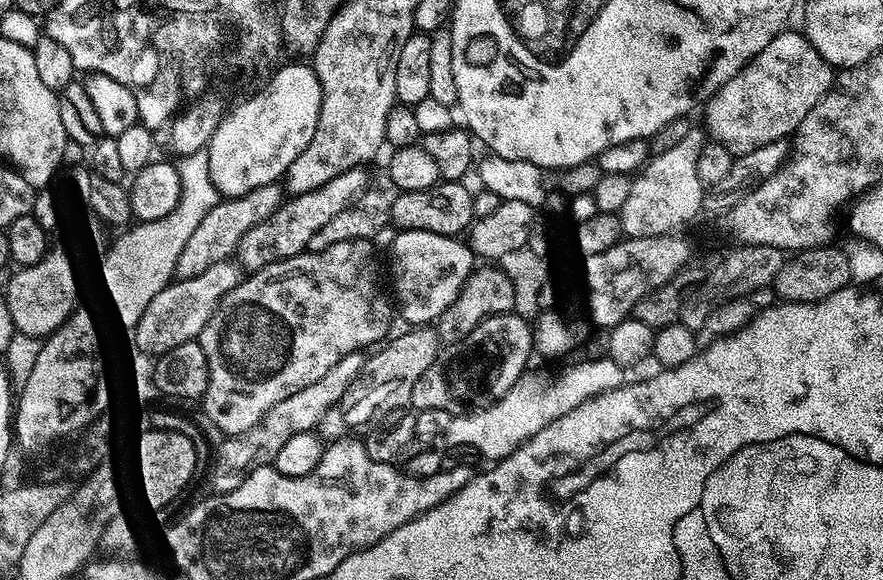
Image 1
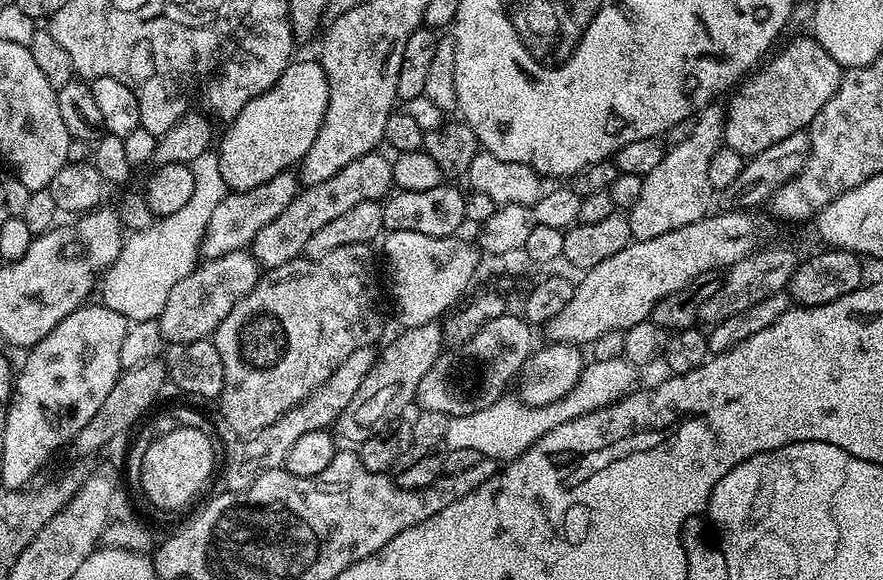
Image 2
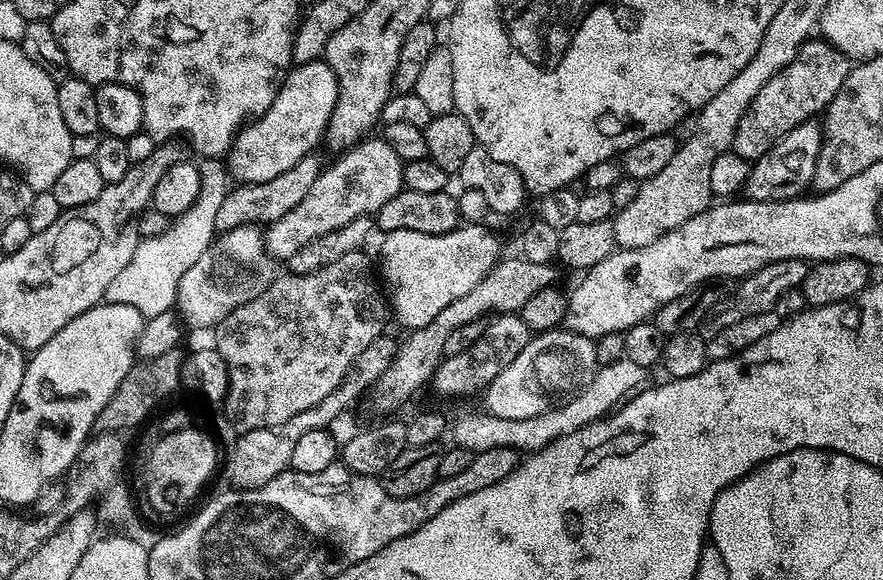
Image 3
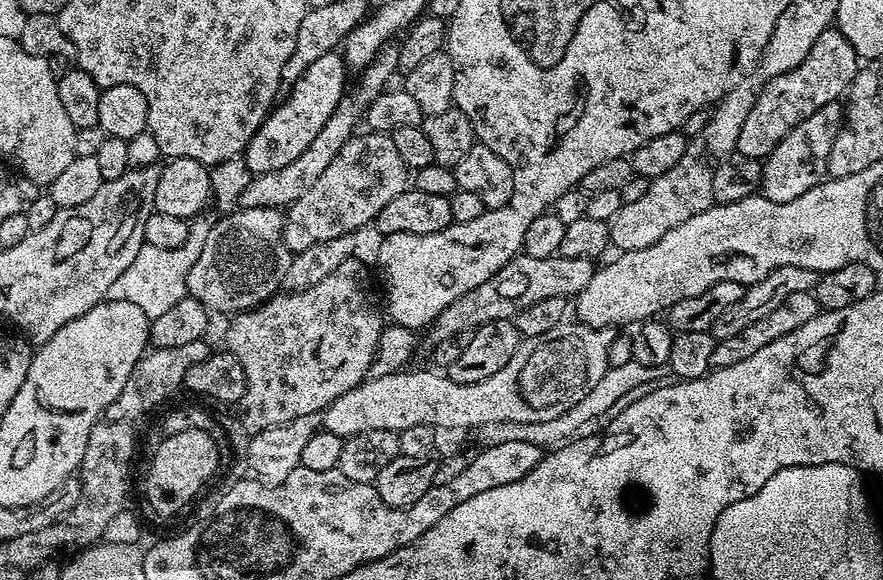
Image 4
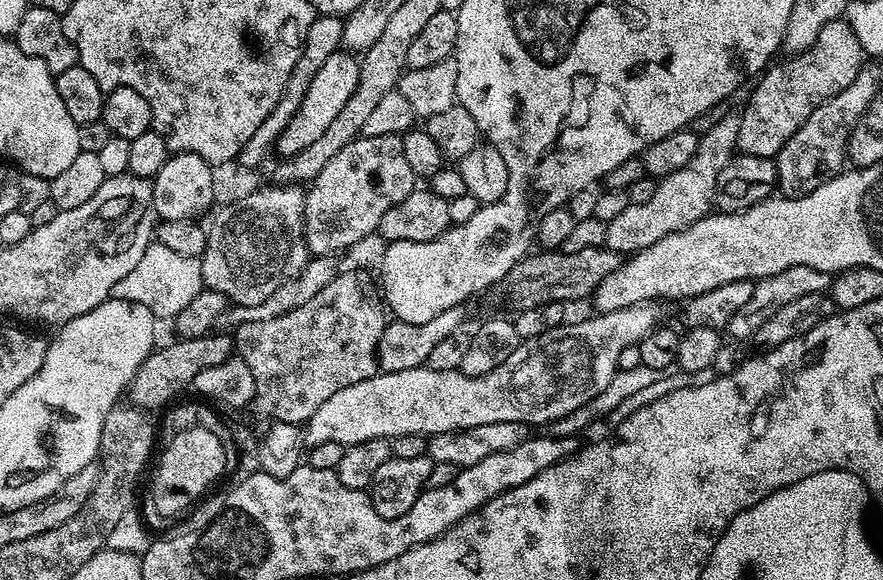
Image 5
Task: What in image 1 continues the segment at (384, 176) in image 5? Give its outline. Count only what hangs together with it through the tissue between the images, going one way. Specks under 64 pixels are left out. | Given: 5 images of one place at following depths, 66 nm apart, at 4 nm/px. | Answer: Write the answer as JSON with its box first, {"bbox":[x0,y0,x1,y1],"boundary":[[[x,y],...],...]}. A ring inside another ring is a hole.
{"bbox":[234,167,369,274],"boundary":[[[363,167],[346,170],[346,174],[338,174],[338,178],[330,178],[326,186],[313,192],[298,194],[285,199],[266,222],[258,222],[246,234],[242,234],[242,242],[238,242],[234,253],[235,263],[239,264],[245,273],[251,274],[270,266],[279,260],[285,260],[305,251],[313,237],[330,218],[335,218],[342,210],[350,207],[353,200],[369,187],[368,176]]]}

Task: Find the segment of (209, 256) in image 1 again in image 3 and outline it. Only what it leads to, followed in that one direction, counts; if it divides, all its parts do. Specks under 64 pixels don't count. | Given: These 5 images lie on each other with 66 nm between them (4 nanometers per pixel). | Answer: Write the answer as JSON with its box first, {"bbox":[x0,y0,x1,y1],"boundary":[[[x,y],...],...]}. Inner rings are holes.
{"bbox":[216,154,322,233],"boundary":[[[309,154],[303,156],[290,170],[278,174],[278,178],[270,178],[270,182],[258,182],[257,184],[240,184],[233,187],[226,194],[222,202],[222,207],[218,210],[218,222],[216,223],[217,233],[229,232],[232,228],[237,228],[243,224],[254,224],[257,226],[267,226],[282,218],[289,210],[294,210],[302,198],[306,198],[310,186],[318,182],[322,171],[319,155]]]}

